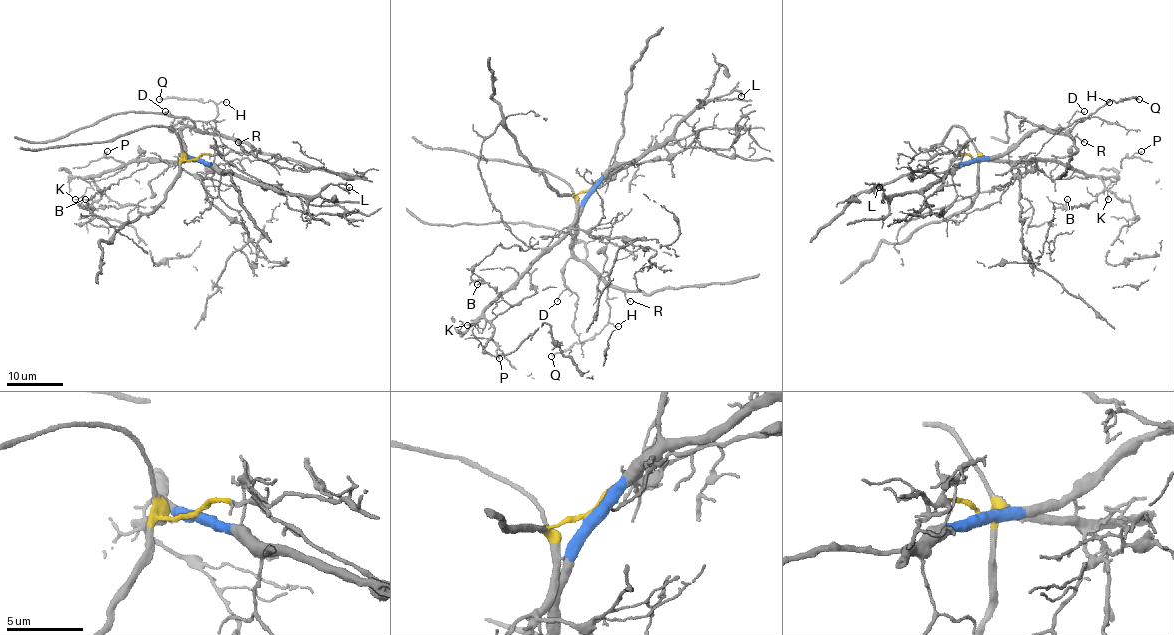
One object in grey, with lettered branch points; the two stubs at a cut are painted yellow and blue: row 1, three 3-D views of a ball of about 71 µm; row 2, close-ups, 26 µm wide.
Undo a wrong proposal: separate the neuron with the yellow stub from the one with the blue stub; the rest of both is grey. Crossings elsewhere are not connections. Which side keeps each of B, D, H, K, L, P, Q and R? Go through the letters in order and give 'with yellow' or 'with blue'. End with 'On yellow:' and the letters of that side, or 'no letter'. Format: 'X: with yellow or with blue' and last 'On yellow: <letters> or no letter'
B: with yellow
D: with blue
H: with blue
K: with yellow
L: with blue
P: with yellow
Q: with blue
R: with blue
On yellow: B, K, P

